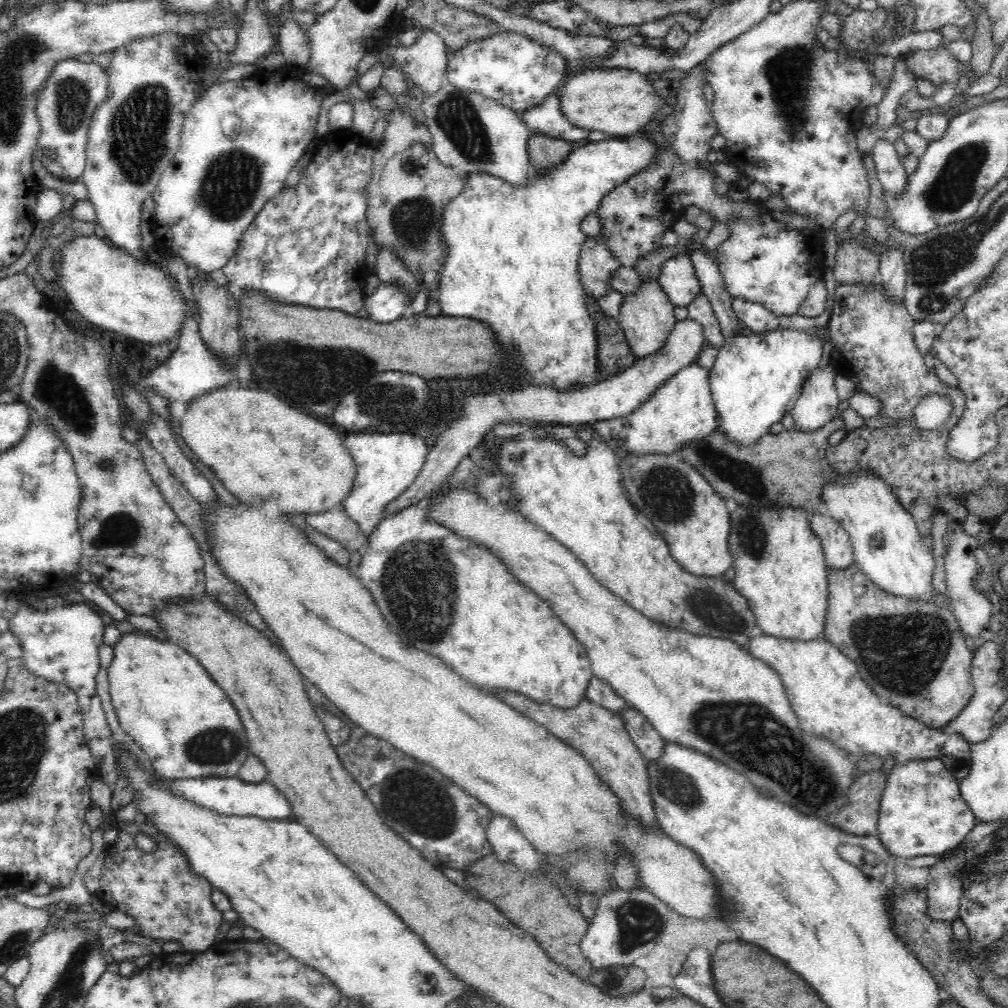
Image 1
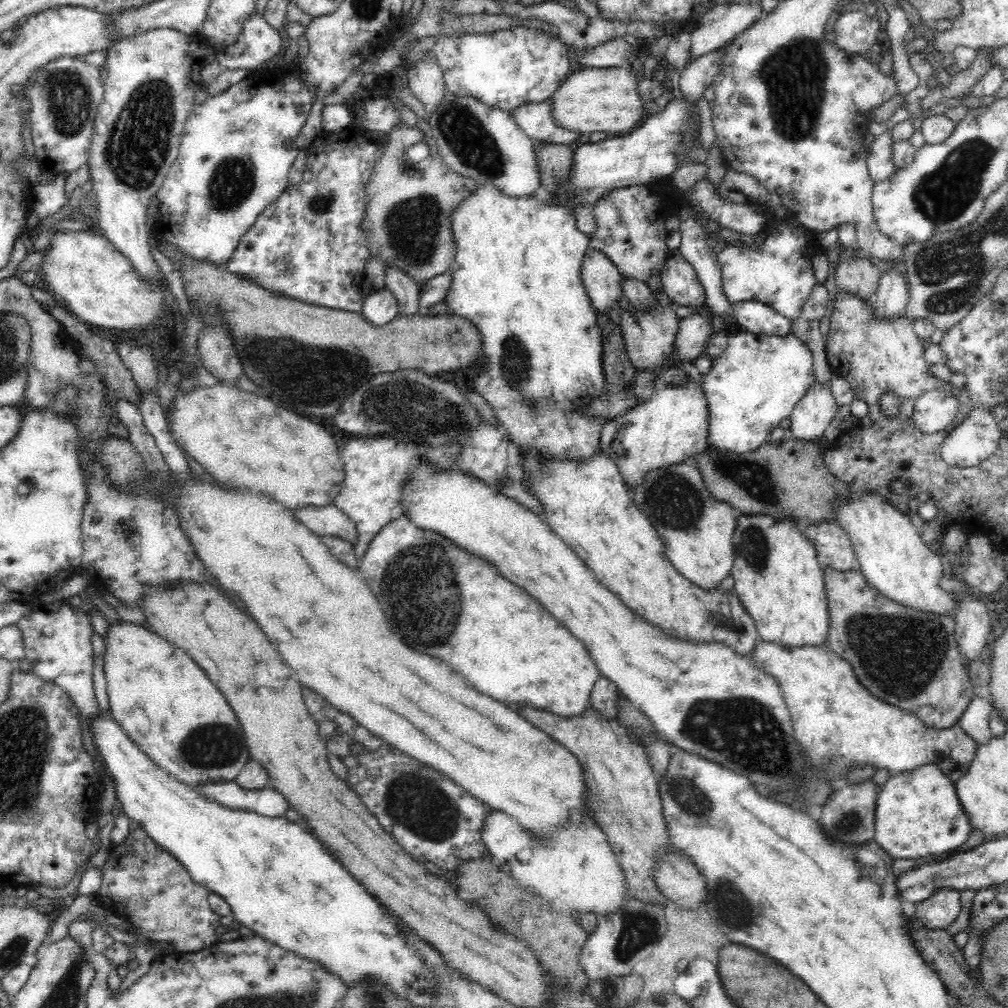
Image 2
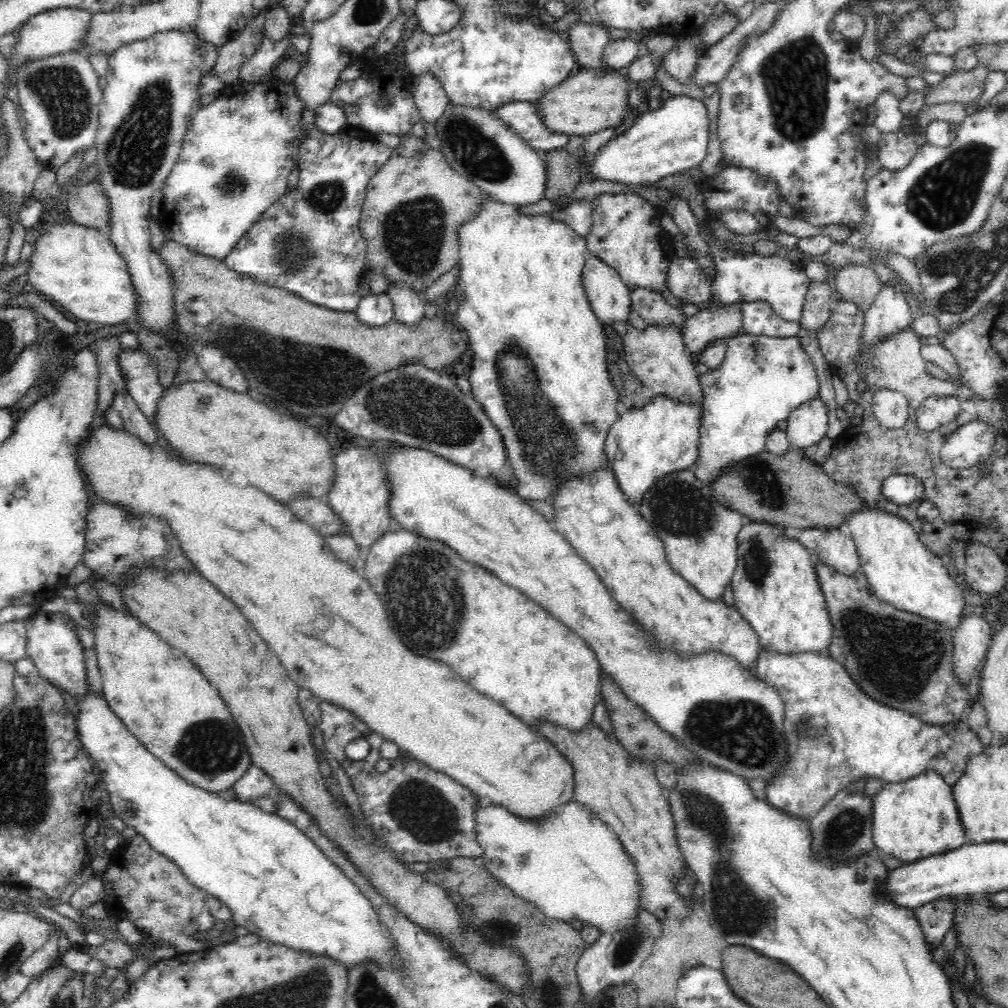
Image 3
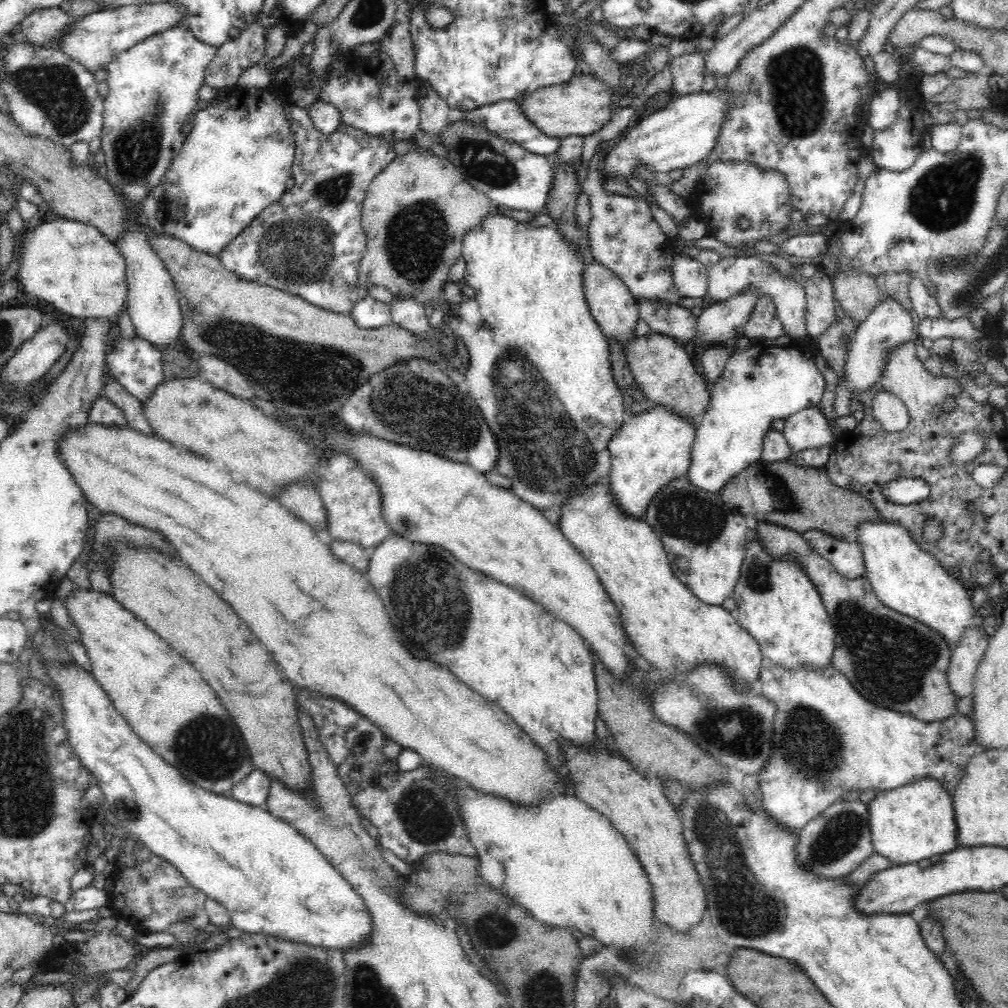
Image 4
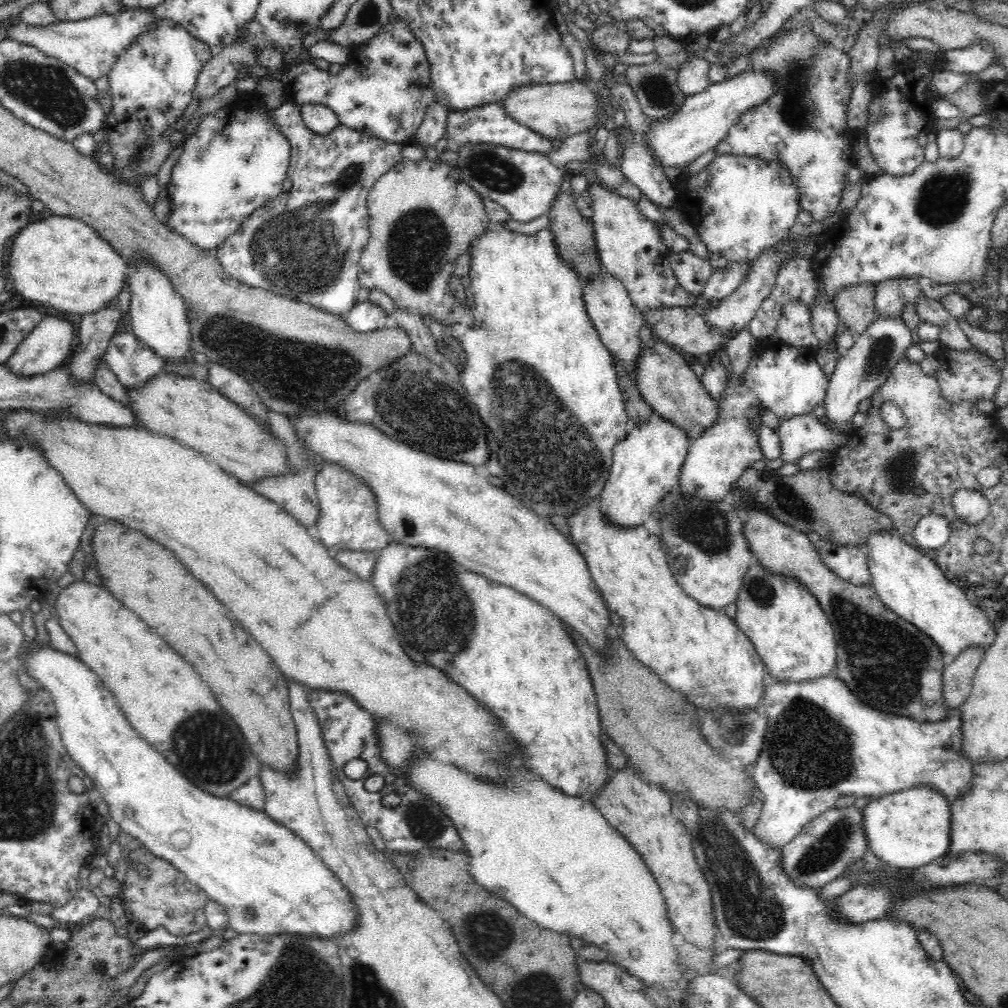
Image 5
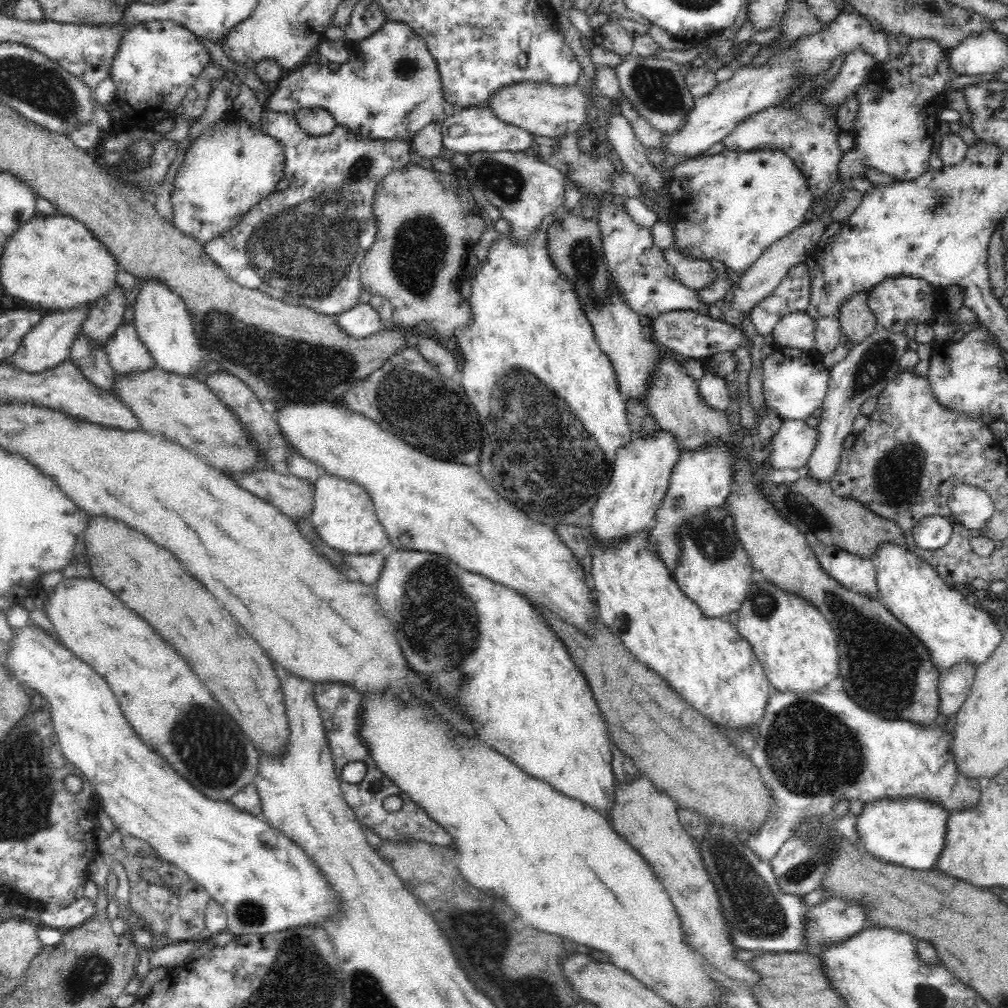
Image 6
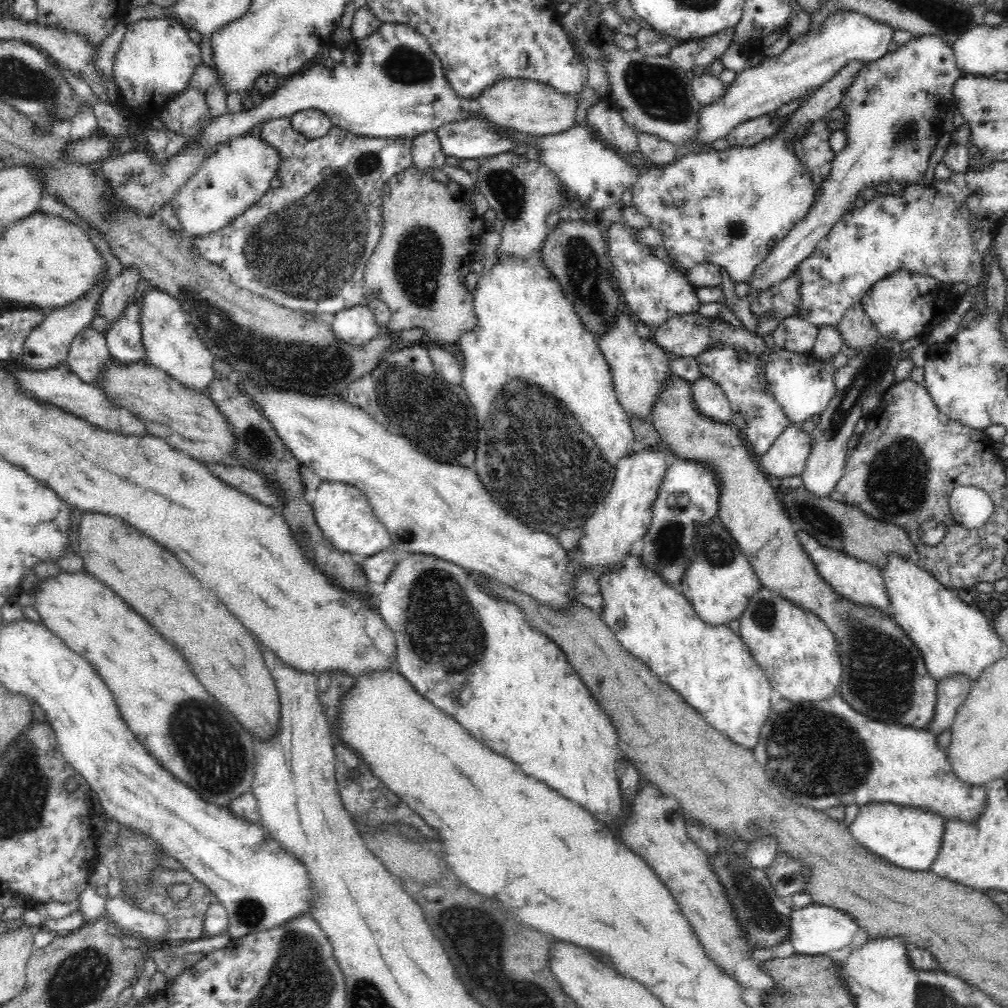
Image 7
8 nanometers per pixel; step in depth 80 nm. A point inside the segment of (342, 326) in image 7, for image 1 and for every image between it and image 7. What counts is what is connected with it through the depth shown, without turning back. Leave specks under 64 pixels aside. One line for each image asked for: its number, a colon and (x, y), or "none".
1: (384, 305)
2: (380, 308)
3: (373, 311)
4: (367, 313)
5: (365, 317)
6: (362, 321)

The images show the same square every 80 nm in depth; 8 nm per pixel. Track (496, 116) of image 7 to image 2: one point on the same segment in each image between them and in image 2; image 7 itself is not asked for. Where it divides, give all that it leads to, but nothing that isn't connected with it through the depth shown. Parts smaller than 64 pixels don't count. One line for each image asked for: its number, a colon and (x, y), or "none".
2: (592, 99)
3: (590, 100)
4: (582, 106)
5: (554, 111)
6: (539, 108)

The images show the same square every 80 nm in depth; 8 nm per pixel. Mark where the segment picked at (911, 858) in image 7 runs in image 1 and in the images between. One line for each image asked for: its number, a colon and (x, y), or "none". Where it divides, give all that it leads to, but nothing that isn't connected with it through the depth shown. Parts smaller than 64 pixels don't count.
1: (921, 812)
2: (917, 815)
3: (916, 819)
4: (909, 824)
5: (908, 829)
6: (908, 832)

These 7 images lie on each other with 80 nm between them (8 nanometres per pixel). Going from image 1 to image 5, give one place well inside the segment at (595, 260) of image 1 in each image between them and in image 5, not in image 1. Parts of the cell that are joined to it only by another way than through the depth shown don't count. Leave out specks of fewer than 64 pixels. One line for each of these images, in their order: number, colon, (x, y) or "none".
2: (602, 282)
3: (609, 298)
4: (608, 298)
5: (617, 322)

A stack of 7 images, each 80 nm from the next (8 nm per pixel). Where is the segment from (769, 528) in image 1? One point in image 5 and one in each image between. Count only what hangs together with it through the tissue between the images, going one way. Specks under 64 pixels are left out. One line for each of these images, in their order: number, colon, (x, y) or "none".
2: (776, 576)
3: (775, 589)
4: (775, 603)
5: (793, 638)

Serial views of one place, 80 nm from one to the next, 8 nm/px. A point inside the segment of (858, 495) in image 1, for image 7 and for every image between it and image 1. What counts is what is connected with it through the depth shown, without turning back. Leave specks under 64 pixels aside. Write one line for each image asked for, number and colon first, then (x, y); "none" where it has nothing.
2: (894, 559)
3: (901, 571)
4: (905, 578)
5: (909, 584)
6: (954, 632)
7: (952, 635)

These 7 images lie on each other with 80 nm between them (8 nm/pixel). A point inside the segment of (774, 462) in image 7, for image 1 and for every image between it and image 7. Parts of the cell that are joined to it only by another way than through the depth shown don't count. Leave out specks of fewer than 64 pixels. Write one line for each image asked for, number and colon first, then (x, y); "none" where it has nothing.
1: (818, 404)
2: (809, 419)
3: (807, 425)
4: (808, 428)
5: (799, 435)
6: (791, 447)

